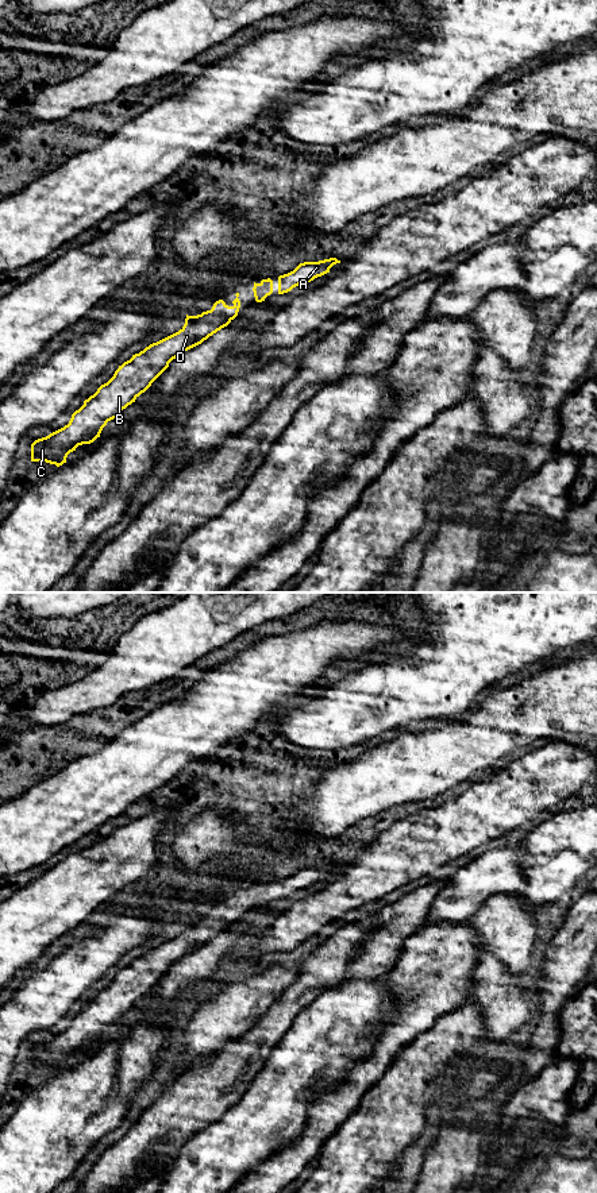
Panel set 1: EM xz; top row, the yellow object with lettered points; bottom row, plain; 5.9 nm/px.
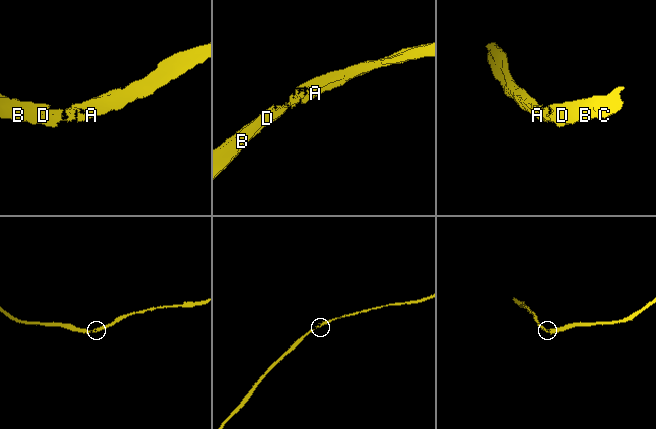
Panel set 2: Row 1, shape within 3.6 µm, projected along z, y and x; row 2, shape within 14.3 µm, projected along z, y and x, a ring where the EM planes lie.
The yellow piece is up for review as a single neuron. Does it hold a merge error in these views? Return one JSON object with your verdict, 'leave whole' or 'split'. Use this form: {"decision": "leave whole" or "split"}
{"decision": "leave whole"}

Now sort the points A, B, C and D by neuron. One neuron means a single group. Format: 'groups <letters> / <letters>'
groups A B C D

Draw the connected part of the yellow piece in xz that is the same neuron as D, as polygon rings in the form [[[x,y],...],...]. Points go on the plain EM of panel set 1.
[[[239,897],[235,900],[232,911],[219,904],[211,915],[197,920],[186,919],[178,937],[150,949],[119,970],[113,981],[72,1019],[68,1030],[31,1049],[31,1066],[46,1066],[59,1072],[78,1050],[90,1049],[100,1042],[107,1027],[118,1023],[123,1014],[135,1007],[173,964],[201,949],[238,920]]]

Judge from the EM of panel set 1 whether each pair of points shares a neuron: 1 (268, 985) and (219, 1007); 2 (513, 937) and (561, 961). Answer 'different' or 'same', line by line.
1: same
2: different

